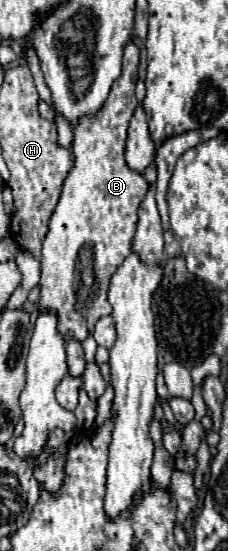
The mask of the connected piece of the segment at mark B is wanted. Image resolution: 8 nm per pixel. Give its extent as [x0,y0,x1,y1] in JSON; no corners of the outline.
[39,42,147,340]

